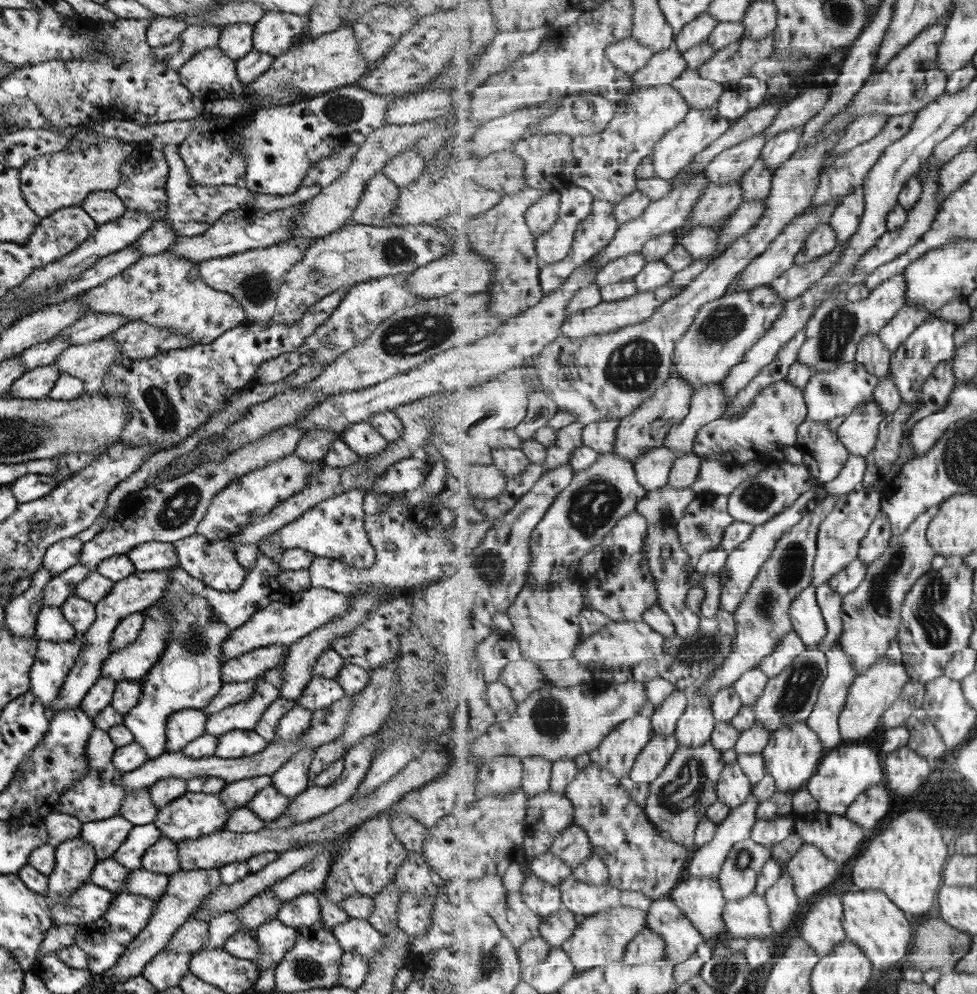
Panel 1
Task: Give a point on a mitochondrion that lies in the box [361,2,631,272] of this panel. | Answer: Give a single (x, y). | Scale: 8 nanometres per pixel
(394, 252)

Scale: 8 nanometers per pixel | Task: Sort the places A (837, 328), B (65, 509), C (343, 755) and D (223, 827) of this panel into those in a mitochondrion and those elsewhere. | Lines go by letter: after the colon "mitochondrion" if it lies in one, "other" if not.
A: mitochondrion
B: other
C: other
D: other

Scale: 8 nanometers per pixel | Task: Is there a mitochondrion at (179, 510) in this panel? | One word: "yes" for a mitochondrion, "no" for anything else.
yes

